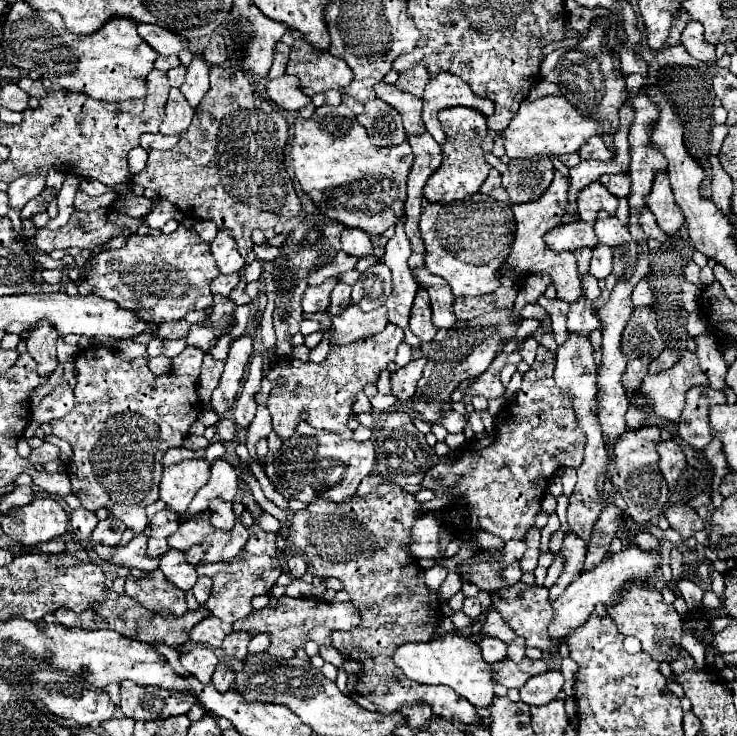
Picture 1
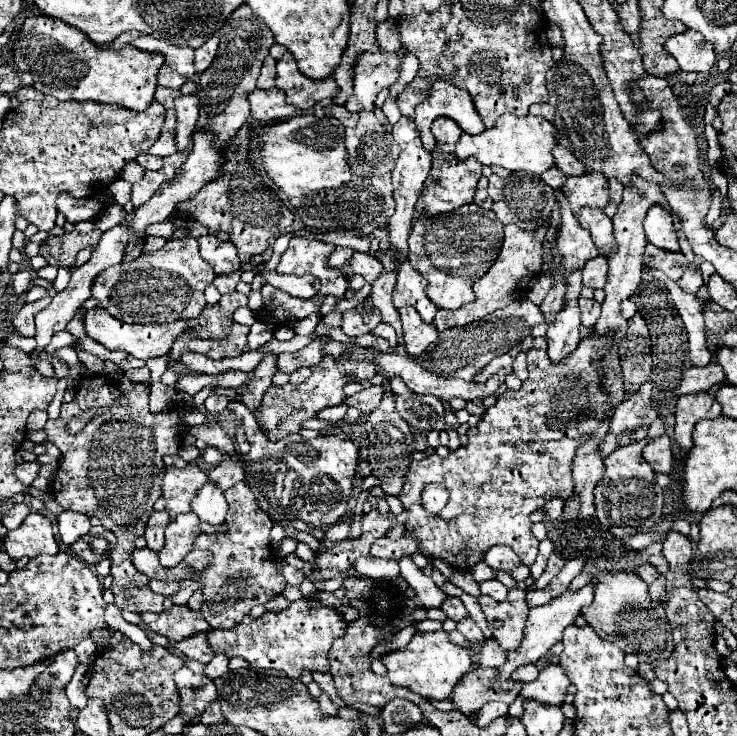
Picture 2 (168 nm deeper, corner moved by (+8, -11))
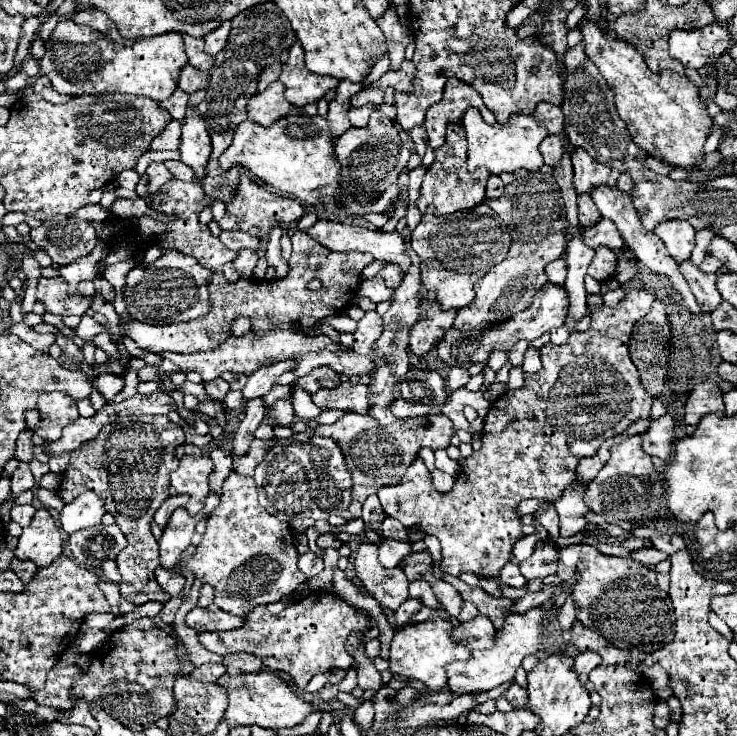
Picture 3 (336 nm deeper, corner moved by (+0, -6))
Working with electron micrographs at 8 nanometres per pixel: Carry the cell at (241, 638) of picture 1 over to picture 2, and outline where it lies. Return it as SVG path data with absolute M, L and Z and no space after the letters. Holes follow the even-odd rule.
M217 654L207 666L205 666L205 676L209 680L215 680L219 676L223 676L227 672L227 664L229 664L229 658L225 658L223 654Z

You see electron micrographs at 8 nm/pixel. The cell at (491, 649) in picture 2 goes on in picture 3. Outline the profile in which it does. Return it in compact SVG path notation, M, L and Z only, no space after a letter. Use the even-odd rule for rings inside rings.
M483 615L473 619L473 623L461 623L459 627L453 629L453 639L465 643L471 649L491 649L491 647L495 647L493 645L495 635L497 635L497 629Z

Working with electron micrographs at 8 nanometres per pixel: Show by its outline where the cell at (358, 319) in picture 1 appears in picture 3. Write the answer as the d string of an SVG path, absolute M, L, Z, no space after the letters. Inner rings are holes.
M283 359L281 363L273 363L271 367L261 367L257 369L253 375L249 375L249 381L243 389L243 397L245 399L253 399L253 397L263 397L271 385L275 383L277 377L281 377L287 371L293 371L295 367L295 359Z

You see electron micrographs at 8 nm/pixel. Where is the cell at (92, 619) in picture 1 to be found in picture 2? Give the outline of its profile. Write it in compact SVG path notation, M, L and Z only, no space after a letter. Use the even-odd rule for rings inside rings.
M173 606L161 614L141 614L143 622L151 626L151 630L159 632L161 636L167 636L171 642L189 638L197 632L207 632L209 624L205 624L205 618L201 612L195 612L187 606Z

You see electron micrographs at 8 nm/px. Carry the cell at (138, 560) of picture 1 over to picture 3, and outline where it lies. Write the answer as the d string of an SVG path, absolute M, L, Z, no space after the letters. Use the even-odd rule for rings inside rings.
M231 473L225 479L219 507L207 521L207 531L193 557L185 557L171 571L193 573L195 579L215 589L215 605L231 615L243 617L257 605L281 601L291 595L307 577L297 569L297 549L293 531L269 515L257 501L253 477Z

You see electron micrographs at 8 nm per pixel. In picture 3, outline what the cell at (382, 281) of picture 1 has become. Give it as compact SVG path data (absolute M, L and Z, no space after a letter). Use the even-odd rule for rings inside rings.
M367 311L365 317L357 323L357 329L353 333L353 339L355 339L353 341L353 349L357 353L363 353L363 355L369 353L373 343L379 339L381 331L383 331L381 315L377 311Z

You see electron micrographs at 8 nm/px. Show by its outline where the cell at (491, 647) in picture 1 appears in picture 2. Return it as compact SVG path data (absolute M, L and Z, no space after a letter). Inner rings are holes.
M465 618L465 620L459 620L457 622L457 630L473 644L473 650L477 650L483 642L485 642L485 636L483 636L483 632L479 630L479 626L475 624L475 620L473 618Z

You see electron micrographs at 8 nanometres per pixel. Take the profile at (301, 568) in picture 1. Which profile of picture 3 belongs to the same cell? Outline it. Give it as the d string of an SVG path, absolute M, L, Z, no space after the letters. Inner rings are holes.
M305 553L299 557L299 569L307 575L307 577L317 577L323 571L323 559L317 557L315 553Z

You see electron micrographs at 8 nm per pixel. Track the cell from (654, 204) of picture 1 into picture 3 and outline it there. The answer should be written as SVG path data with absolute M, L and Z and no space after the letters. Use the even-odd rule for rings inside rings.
M669 219L655 227L655 235L665 243L669 255L681 263L689 259L695 245L695 229L683 219Z

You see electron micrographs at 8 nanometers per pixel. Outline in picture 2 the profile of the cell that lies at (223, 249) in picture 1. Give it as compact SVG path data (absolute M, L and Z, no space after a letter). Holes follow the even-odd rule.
M211 234L201 236L197 242L201 248L201 258L213 266L215 274L231 274L241 268L237 250L233 248L231 242L219 242Z

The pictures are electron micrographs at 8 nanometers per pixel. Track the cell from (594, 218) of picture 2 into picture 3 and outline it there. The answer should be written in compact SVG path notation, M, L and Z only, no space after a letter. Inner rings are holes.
M589 193L579 195L577 203L579 203L579 221L581 221L583 229L589 229L589 227L593 227L597 221L601 221L601 213L597 211L597 205L593 203L593 199L591 199Z

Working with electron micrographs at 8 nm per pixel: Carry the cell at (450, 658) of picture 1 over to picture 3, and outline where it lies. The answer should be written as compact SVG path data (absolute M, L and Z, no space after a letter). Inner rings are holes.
M441 617L427 619L423 623L403 627L395 631L395 637L389 647L389 669L393 675L405 675L417 681L423 681L431 691L441 691L447 685L445 665L457 659L469 659L471 651L467 645L453 641L453 625Z

